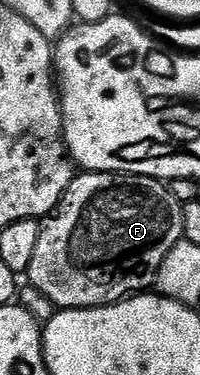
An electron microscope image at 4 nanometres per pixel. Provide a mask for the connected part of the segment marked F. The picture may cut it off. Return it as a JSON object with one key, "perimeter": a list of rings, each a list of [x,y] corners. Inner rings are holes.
{"perimeter":[[[79,173],[60,204],[41,219],[40,240],[25,277],[55,308],[64,310],[110,306],[149,291],[164,258],[184,238],[182,208],[169,185],[157,178]]]}

